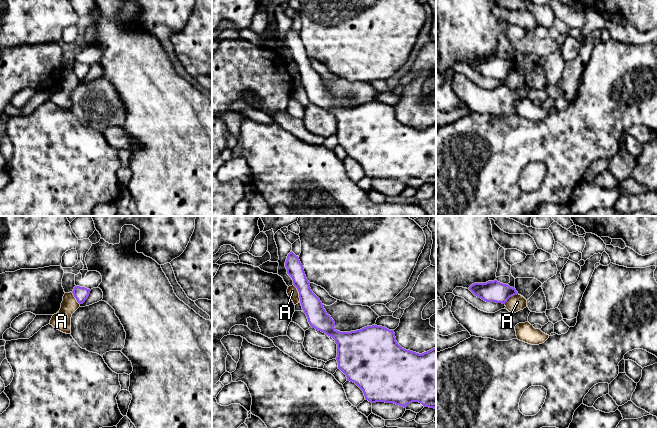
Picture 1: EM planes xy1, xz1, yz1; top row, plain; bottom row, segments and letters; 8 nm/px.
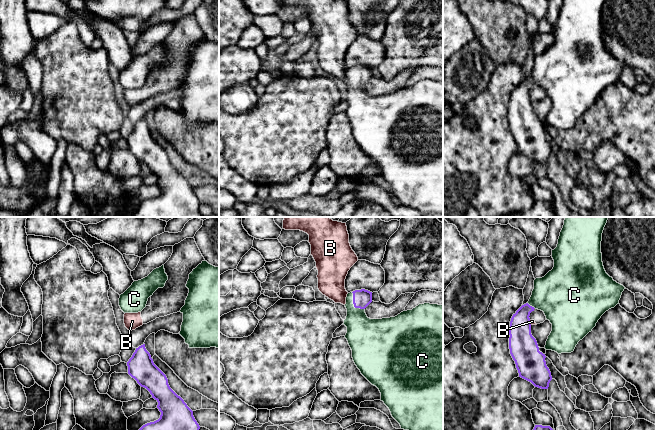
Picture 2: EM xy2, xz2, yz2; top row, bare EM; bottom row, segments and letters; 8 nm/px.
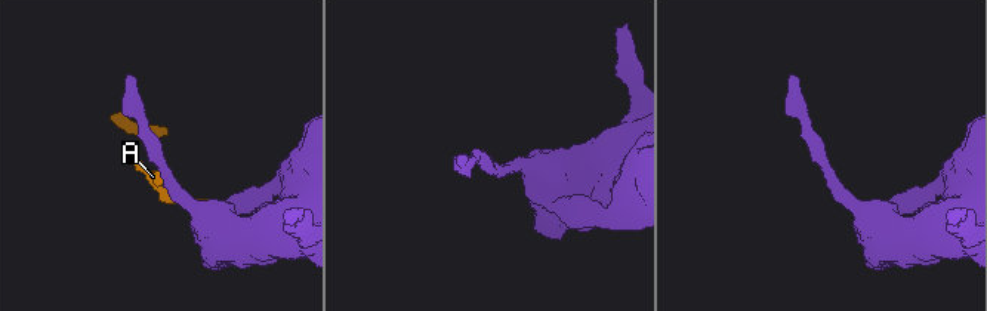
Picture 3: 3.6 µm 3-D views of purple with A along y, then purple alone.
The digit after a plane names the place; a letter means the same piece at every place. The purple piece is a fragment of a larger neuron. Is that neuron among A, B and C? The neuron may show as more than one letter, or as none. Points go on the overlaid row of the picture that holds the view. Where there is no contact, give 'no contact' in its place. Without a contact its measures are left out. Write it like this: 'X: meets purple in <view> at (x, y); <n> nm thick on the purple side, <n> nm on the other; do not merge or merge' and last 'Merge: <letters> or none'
A: meets purple in xz1 at (299, 293); 160 nm thick on the purple side, 90 nm on the other; do not merge
B: meets purple in yz2 at (530, 322); 220 nm thick on the purple side, 30 nm on the other; do not merge
C: meets purple in xz2 at (353, 303); 150 nm thick on the purple side, 260 nm on the other; merge
Merge: C

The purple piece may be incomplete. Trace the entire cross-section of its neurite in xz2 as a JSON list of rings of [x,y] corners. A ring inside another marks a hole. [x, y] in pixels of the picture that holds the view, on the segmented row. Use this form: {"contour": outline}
{"contour": [[[361,289],[347,294],[345,338],[361,374],[381,393],[381,401],[404,430],[443,430],[443,305],[424,303],[395,317],[370,319],[365,308],[372,302],[372,292]]]}

